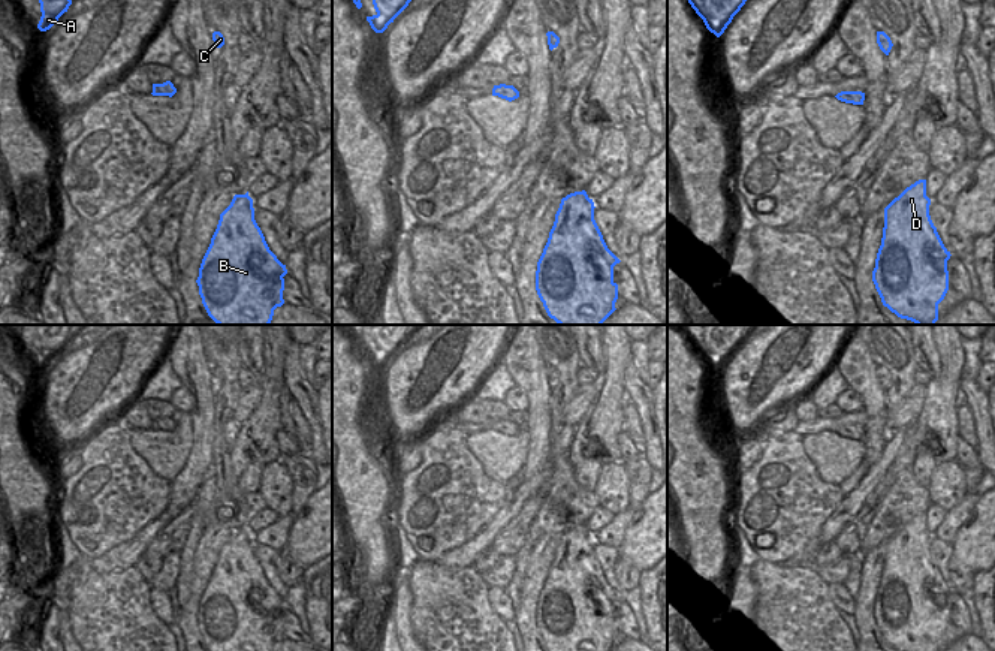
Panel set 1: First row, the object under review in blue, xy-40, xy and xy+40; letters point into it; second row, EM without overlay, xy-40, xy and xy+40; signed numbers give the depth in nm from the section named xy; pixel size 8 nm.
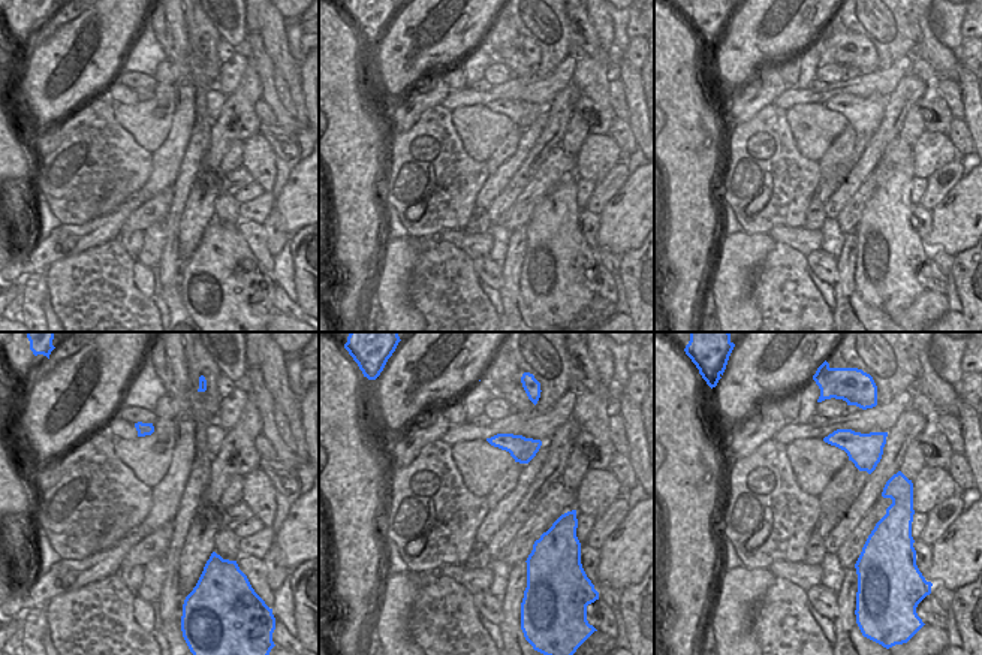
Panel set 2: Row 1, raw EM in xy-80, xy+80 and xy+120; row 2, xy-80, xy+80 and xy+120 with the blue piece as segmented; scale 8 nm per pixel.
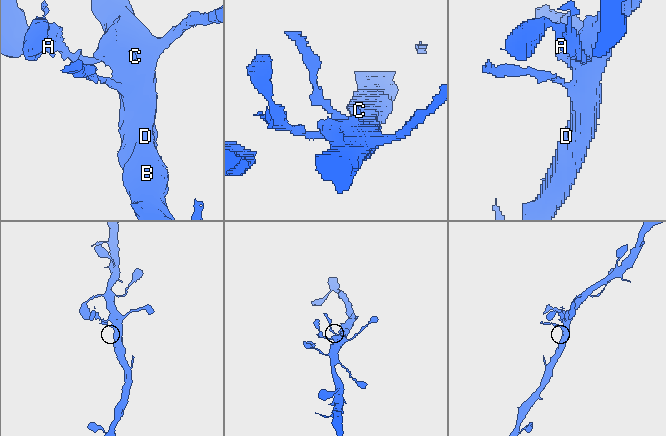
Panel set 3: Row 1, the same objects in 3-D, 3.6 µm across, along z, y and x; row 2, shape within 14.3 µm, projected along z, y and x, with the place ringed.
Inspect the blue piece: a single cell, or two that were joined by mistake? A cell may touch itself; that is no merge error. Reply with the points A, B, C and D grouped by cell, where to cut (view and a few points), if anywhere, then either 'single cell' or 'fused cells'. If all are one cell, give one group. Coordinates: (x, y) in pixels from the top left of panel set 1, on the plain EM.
A B C D | no cut | single cell

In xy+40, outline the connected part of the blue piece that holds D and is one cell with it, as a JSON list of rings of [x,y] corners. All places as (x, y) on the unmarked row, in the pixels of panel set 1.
[[[919,515],[884,543],[883,573],[872,617],[883,641],[896,651],[938,651],[938,639],[949,626],[947,596],[952,590],[931,555],[929,540],[926,515]]]

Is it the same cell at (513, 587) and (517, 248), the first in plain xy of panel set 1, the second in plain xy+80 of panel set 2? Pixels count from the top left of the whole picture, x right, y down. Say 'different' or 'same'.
different

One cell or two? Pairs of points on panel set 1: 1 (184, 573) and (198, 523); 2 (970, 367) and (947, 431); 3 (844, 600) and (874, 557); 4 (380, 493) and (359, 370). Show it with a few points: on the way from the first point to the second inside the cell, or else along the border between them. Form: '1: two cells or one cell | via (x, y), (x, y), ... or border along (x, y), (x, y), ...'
1: one cell | via (186, 561), (187, 549), (195, 535)
2: two cells | border along (959, 341), (964, 350), (964, 376)
3: two cells | border along (855, 599), (855, 611), (852, 614)
4: one cell | via (361, 463), (353, 442), (353, 400)

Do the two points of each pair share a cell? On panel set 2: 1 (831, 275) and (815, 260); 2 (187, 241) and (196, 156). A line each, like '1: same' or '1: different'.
1: same
2: different

